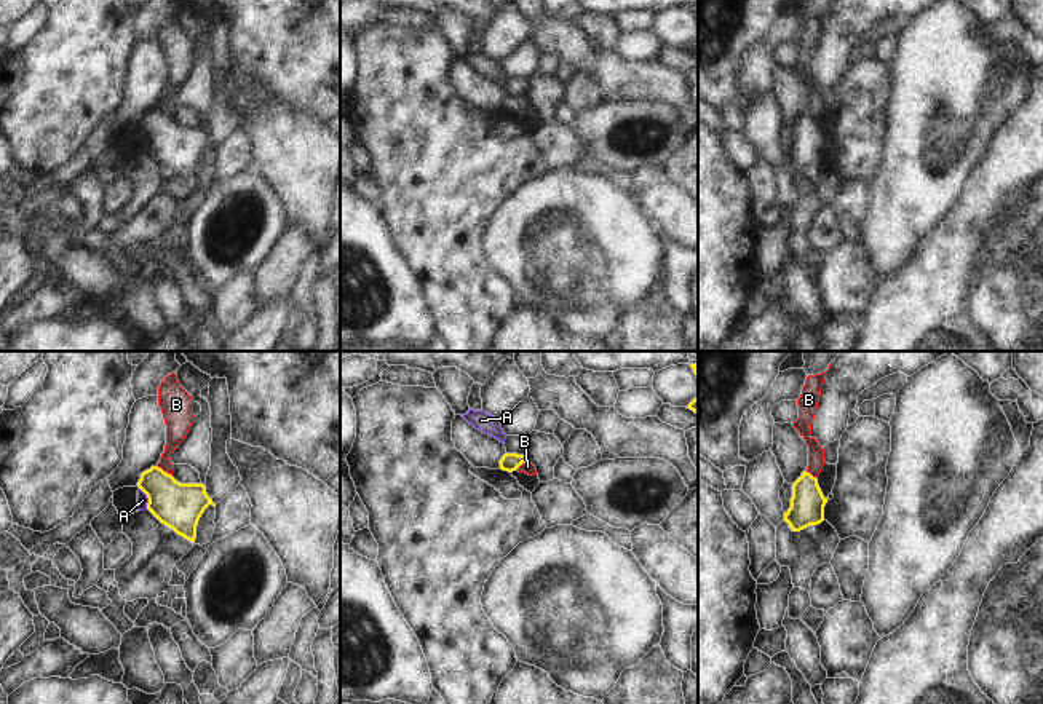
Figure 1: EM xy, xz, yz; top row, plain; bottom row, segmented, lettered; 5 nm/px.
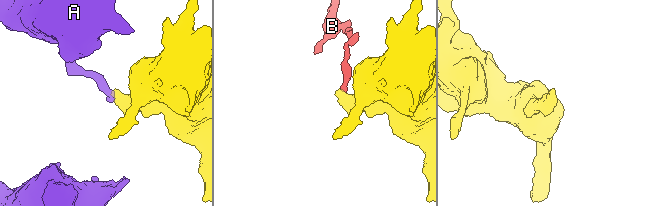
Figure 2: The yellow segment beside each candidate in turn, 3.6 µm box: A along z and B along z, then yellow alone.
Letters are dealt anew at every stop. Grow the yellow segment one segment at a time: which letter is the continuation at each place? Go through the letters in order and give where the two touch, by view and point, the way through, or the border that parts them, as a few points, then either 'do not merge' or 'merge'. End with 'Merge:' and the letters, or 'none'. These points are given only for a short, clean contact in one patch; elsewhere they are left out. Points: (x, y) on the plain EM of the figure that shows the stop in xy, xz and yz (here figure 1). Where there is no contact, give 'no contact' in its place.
A: contact xy (147, 139); border xy (139, 130), (147, 141), (147, 150); do not merge
B: contact xy (163, 114); border xy (157, 107), (171, 118); do not merge
Merge: none

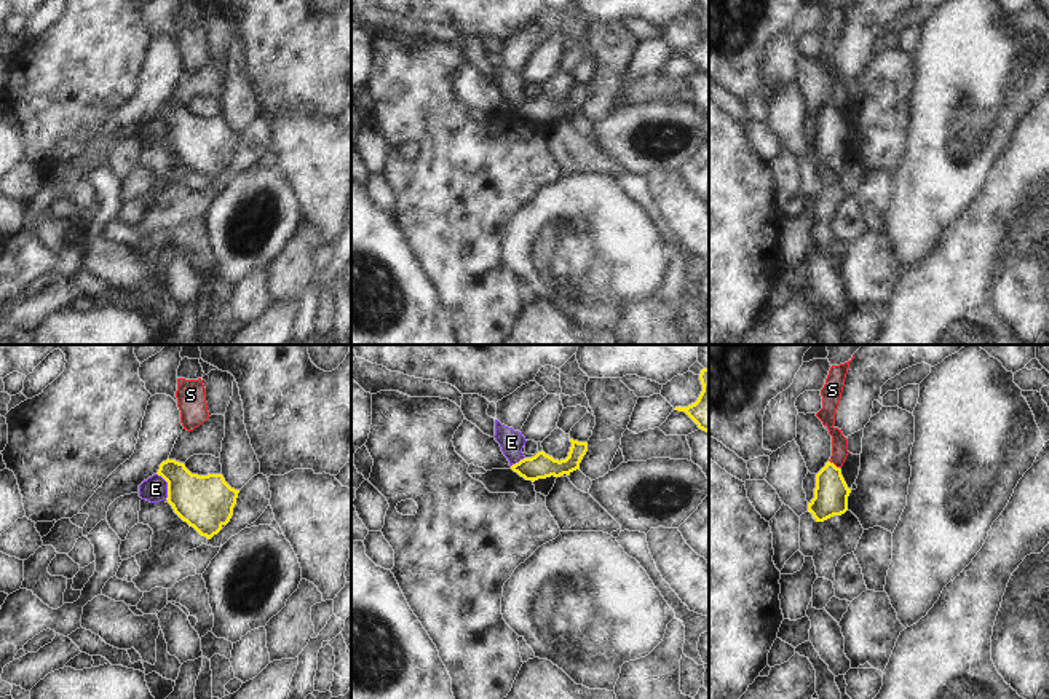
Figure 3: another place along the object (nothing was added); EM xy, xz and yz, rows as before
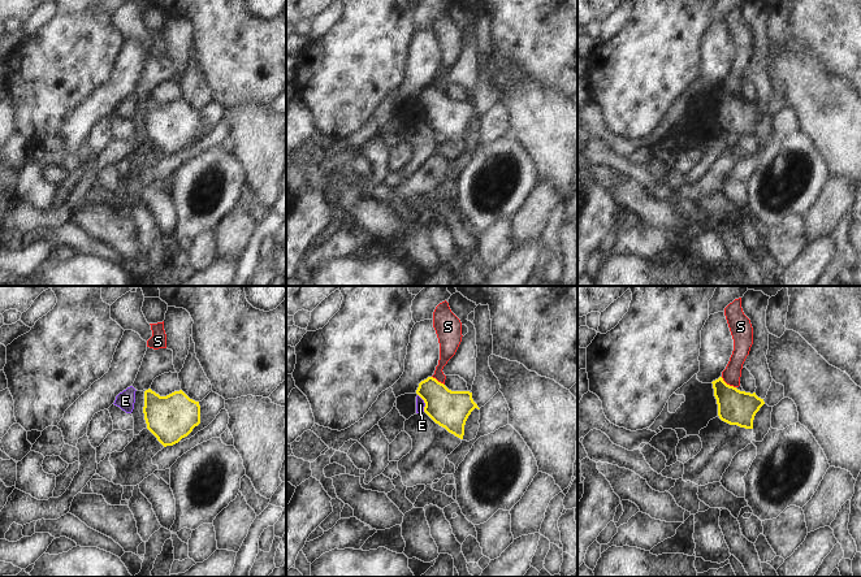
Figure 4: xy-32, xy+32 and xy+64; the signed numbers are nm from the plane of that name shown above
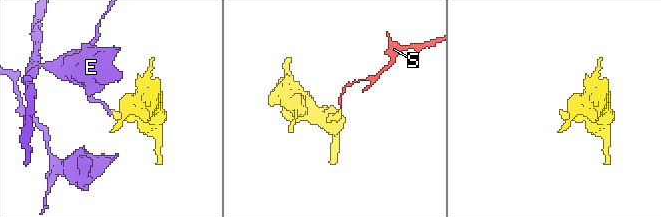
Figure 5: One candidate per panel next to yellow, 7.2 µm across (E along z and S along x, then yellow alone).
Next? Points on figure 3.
E: contact xy (168, 128); border xy (157, 115), (166, 125), (166, 141); do not merge
S: contact yz (832, 106); border yz (829, 102), (839, 110); do not merge
Merge: none

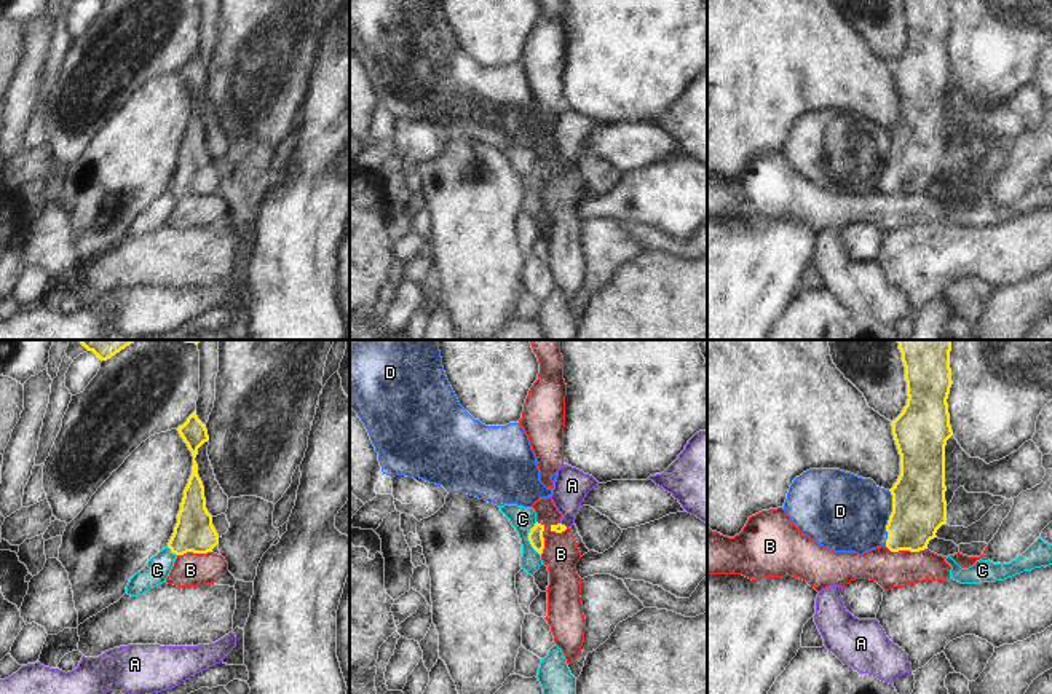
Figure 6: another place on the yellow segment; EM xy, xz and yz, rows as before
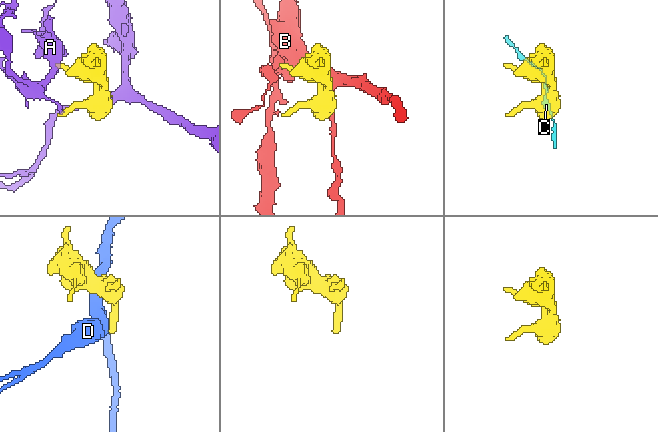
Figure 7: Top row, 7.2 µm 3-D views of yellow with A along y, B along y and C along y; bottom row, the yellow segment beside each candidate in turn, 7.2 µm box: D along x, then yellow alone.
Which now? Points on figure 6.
A: contact xz (564, 168); way xz (559, 169), (564, 168), (572, 128); merge
B: contact yz (905, 192); border yz (885, 189), (891, 193), (926, 192); do not merge
C: contact xz (529, 182); border xz (535, 165), (529, 176), (529, 185), (540, 198); do not merge
D: contact yz (889, 160); border yz (889, 133), (891, 157), (885, 187); do not merge
Merge: A

